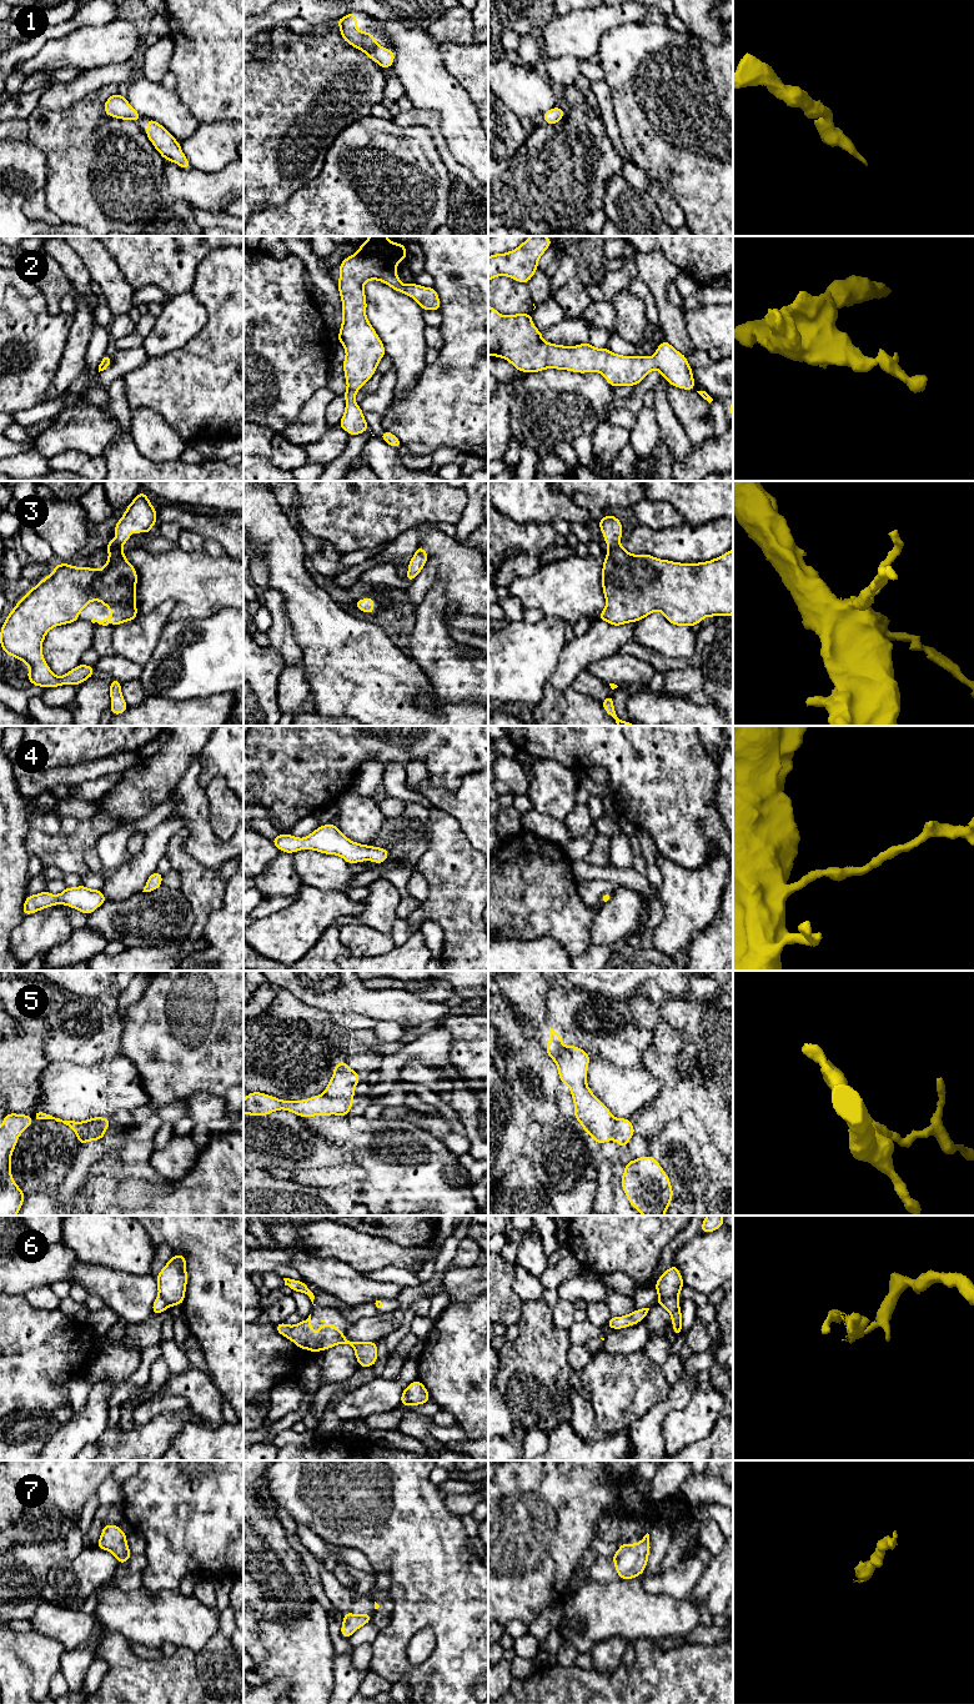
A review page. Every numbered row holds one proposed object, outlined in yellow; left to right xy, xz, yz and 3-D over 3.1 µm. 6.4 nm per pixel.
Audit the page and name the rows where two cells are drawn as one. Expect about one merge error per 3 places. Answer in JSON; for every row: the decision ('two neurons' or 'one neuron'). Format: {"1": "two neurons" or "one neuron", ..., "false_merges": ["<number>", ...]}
{"1": "one neuron", "2": "one neuron", "3": "one neuron", "4": "one neuron", "5": "two neurons", "6": "two neurons", "7": "one neuron", "false_merges": ["5", "6"]}

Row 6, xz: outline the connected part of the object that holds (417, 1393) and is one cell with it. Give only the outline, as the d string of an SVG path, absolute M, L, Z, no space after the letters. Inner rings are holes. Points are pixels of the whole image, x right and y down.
M412 1382L407 1388L407 1407L408 1405L418 1405L430 1402L430 1394L426 1387L420 1382Z

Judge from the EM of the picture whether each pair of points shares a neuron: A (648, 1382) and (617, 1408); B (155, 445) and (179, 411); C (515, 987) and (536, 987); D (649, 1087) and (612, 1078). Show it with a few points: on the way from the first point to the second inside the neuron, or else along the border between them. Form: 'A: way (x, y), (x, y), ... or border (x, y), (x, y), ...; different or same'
A: way (641, 1384), (624, 1401); same
B: border (146, 407), (156, 411), (185, 441); different
C: way (520, 987), (531, 987); same
D: way (641, 1087), (621, 1087); same

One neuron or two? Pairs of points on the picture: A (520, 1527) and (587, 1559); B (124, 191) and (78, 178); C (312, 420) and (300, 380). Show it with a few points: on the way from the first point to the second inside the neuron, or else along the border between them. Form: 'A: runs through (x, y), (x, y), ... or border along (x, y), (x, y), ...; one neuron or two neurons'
A: border along (588, 1548), (573, 1568); two neurons
B: runs through (113, 186), (91, 186), (89, 184); one neuron
C: border along (326, 385), (304, 404), (290, 426); two neurons

